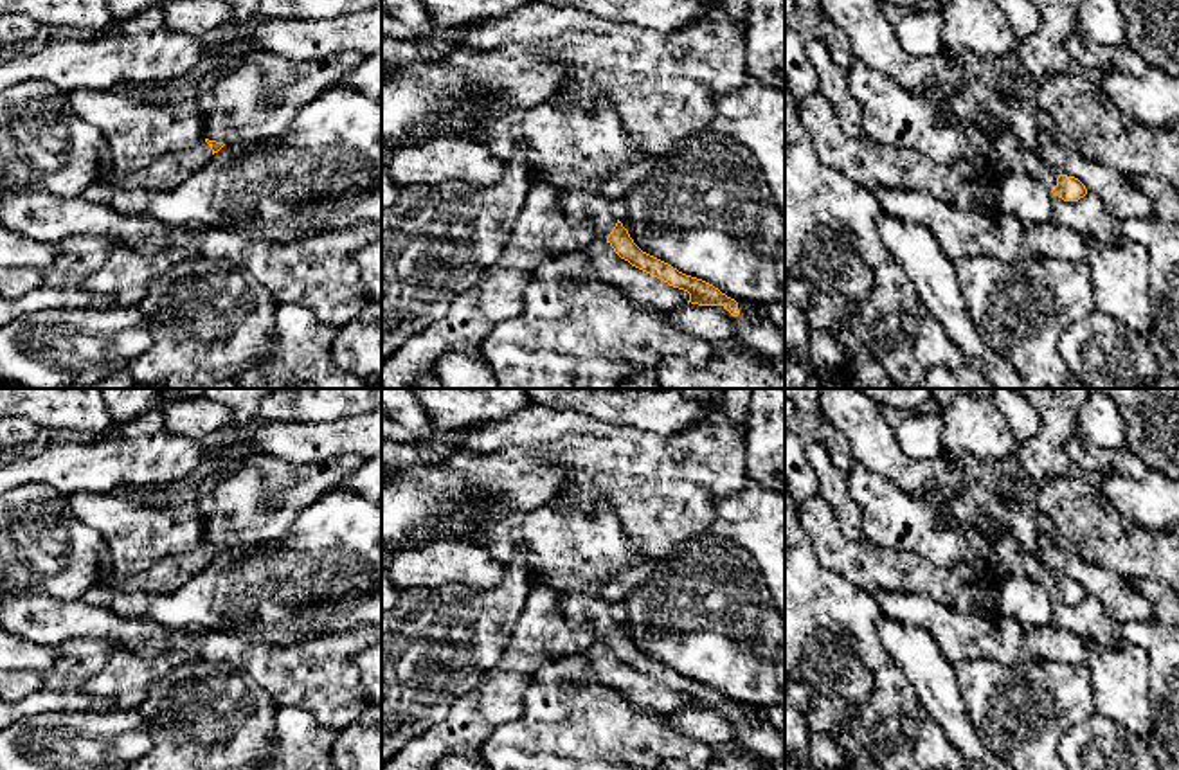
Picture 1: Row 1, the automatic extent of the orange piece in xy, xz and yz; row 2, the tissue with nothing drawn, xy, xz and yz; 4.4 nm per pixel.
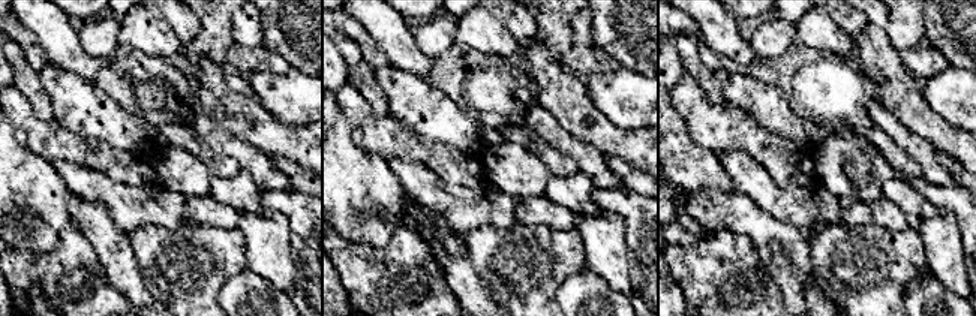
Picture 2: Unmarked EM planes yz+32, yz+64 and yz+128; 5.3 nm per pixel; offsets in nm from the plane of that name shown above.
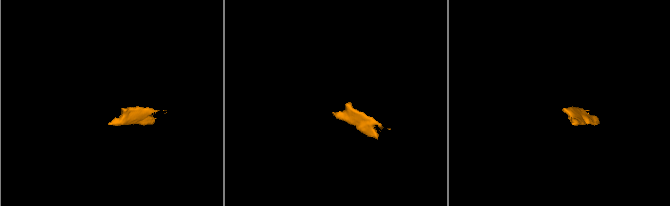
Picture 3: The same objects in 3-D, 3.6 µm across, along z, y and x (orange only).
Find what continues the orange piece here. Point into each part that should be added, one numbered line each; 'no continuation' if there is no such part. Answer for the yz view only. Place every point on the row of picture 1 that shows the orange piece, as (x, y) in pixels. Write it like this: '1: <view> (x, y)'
1: yz (1012, 155)

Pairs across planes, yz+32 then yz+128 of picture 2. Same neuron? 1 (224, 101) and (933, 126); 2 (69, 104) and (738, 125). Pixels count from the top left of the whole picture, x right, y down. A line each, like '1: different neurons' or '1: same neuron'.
1: same neuron
2: different neurons

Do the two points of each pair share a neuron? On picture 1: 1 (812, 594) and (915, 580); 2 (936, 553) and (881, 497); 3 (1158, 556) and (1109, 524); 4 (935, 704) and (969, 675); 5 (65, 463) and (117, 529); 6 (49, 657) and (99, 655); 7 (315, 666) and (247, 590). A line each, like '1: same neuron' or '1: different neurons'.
1: different neurons
2: same neuron
3: same neuron
4: different neurons
5: different neurons
6: different neurons
7: different neurons

